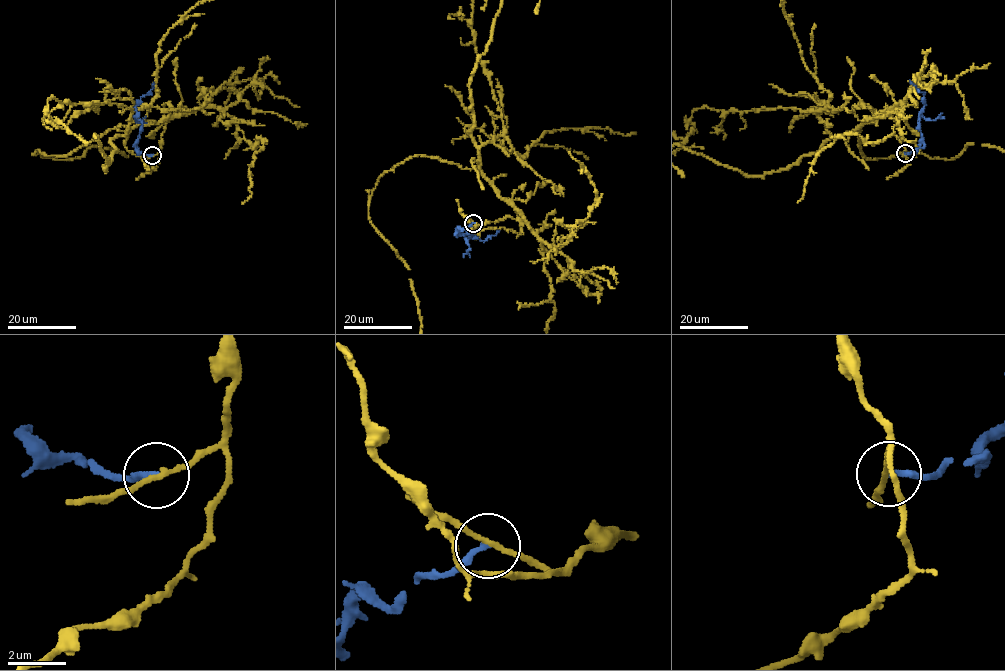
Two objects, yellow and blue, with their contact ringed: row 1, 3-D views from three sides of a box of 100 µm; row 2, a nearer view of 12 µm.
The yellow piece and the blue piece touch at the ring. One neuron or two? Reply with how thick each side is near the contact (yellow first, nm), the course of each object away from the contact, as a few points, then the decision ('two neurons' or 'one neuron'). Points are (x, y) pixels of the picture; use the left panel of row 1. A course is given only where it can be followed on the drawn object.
160/200 nm | yellow via (152, 155), (182, 110), (111, 140), (105, 171), (94, 134), (216, 112), (249, 87) | blue via (152, 155), (141, 154), (135, 149), (142, 122), (135, 108), (136, 102), (148, 95), (154, 83) | two neurons

